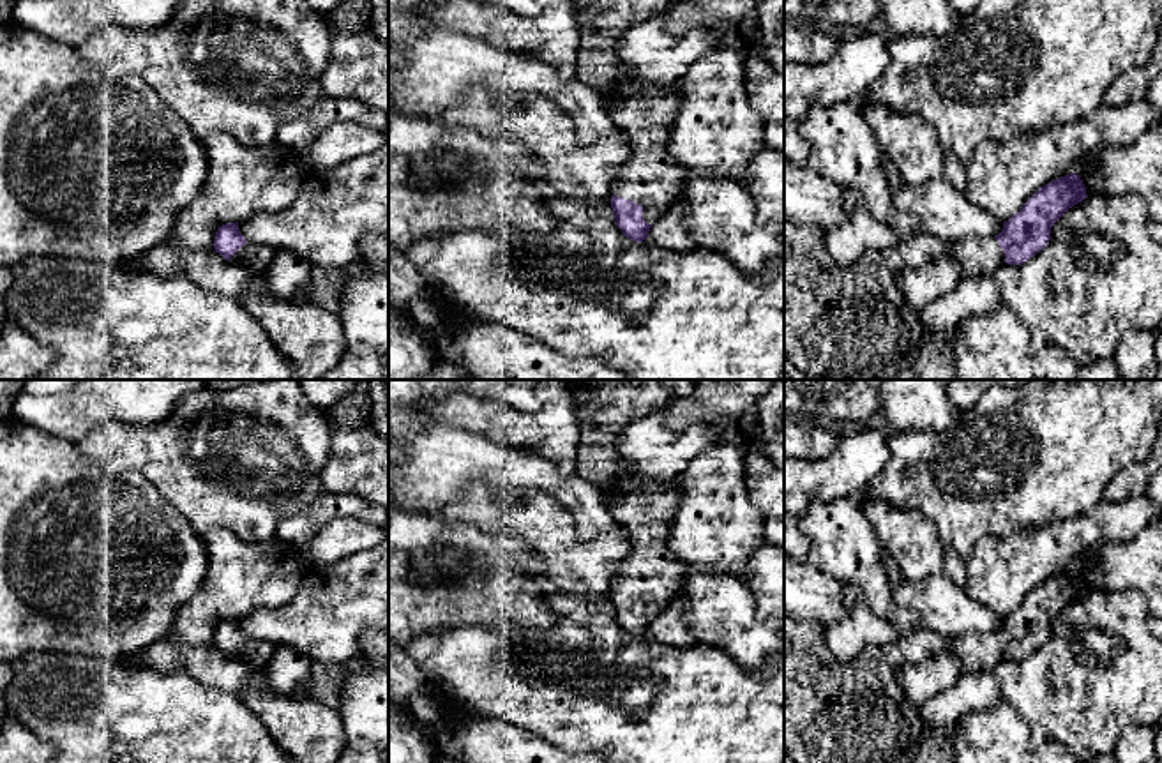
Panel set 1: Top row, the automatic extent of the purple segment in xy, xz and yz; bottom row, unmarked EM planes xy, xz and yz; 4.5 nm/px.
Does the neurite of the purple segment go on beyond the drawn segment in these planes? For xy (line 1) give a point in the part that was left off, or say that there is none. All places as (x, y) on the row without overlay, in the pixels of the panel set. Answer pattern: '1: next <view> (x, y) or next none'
1: next xy (256, 654)

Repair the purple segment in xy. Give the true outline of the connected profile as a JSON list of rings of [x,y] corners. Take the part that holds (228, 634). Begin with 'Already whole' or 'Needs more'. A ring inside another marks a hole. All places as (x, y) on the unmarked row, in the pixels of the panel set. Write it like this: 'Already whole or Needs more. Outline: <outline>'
Needs more. Outline: [[[226,618],[217,623],[214,645],[224,655],[254,669],[267,669],[267,664],[277,648],[272,641],[247,638],[238,625],[238,618]]]

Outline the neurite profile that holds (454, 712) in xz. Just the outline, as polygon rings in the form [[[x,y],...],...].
[[[441,689],[440,692],[441,692],[441,706],[443,706],[445,721],[452,724],[461,724],[466,717],[475,715],[473,710],[468,710],[466,706],[457,703],[449,692]]]

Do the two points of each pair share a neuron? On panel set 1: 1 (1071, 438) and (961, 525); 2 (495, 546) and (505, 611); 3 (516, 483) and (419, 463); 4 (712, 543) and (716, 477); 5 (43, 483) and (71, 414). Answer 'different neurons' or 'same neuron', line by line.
1: same neuron
2: different neurons
3: same neuron
4: same neuron
5: different neurons

